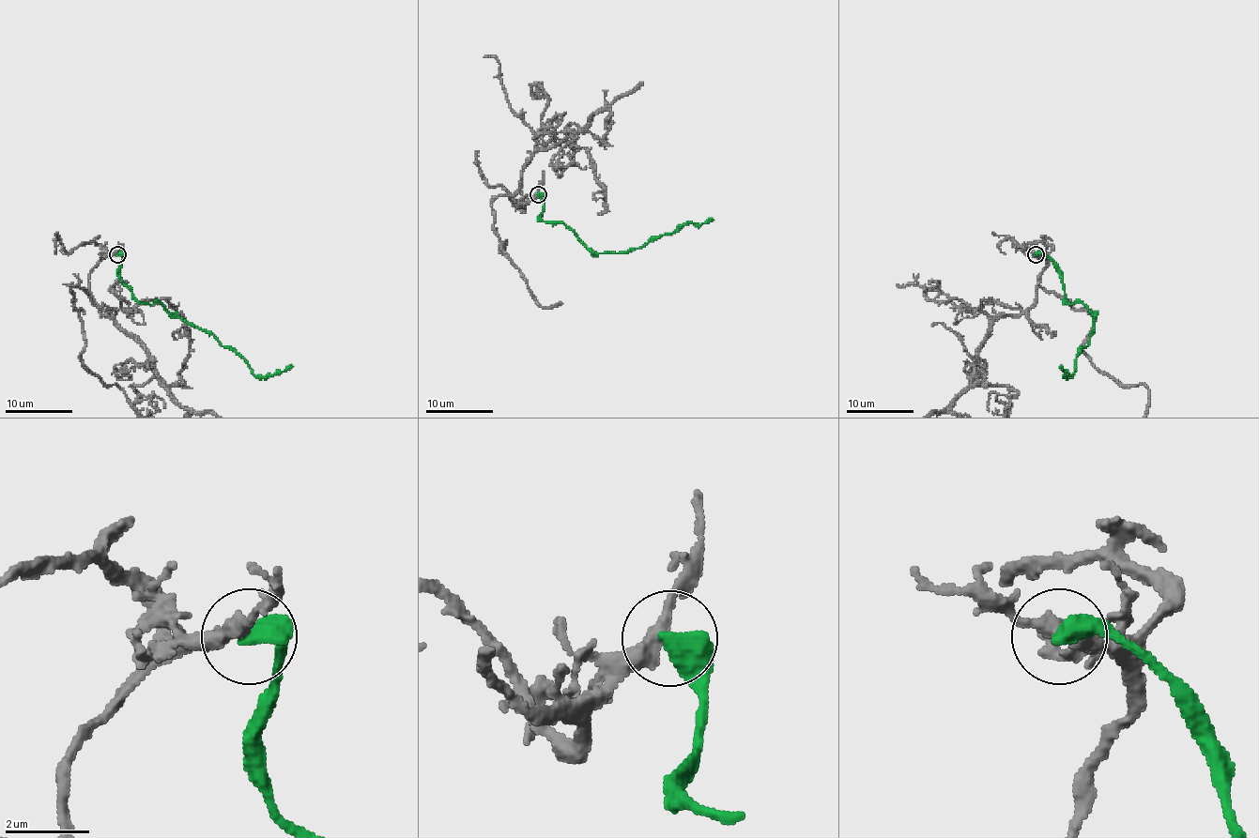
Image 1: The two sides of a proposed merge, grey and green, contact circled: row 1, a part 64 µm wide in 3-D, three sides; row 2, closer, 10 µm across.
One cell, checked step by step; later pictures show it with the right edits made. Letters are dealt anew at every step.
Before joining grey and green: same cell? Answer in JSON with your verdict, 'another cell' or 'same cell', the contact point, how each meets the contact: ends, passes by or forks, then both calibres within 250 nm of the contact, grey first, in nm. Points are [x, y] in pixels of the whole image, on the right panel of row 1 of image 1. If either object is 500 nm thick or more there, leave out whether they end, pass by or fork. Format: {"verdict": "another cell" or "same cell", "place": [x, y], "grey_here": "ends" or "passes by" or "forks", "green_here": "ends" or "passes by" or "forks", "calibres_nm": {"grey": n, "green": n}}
{"verdict": "another cell", "place": [1036, 254], "calibres_nm": {"grey": 360, "green": 600}}

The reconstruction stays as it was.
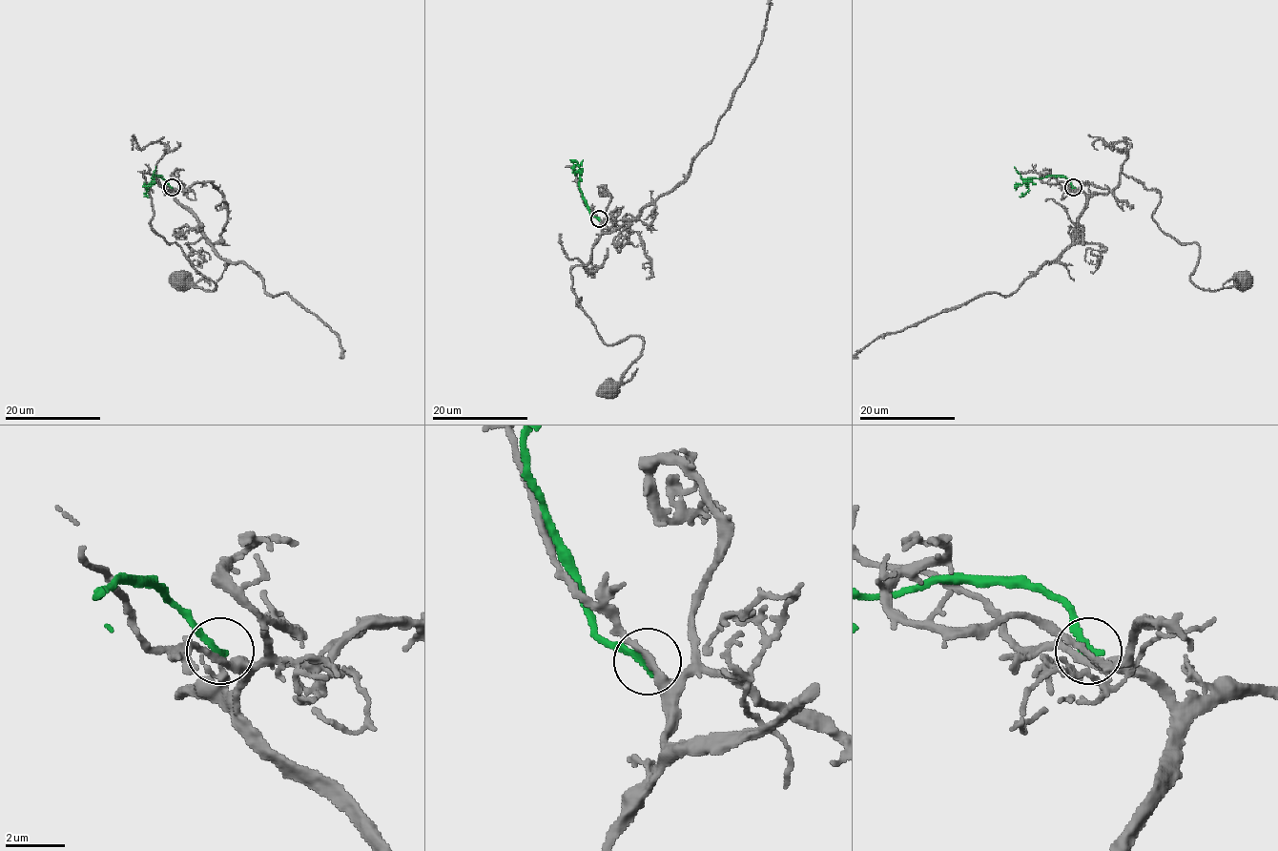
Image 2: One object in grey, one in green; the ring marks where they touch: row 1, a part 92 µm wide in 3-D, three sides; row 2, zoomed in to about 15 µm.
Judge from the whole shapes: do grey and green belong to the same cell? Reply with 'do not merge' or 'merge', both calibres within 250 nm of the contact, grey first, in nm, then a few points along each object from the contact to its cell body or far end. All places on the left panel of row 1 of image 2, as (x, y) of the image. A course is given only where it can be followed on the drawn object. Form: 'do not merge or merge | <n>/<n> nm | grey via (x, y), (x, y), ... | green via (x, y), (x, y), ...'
do not merge | 240/280 nm | grey via (171, 188), (175, 193), (166, 194), (143, 175), (151, 227), (216, 285), (181, 287), (184, 282) | green via (171, 187), (160, 176), (152, 178), (153, 182), (148, 187), (142, 185)

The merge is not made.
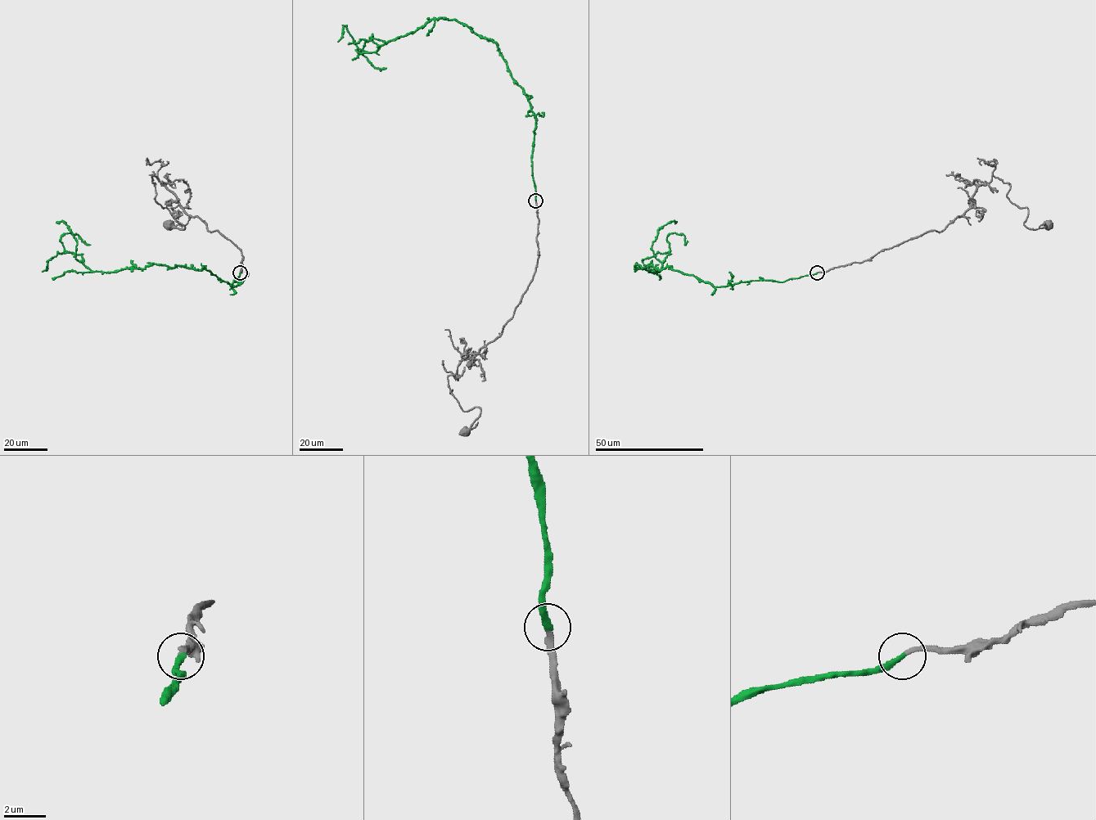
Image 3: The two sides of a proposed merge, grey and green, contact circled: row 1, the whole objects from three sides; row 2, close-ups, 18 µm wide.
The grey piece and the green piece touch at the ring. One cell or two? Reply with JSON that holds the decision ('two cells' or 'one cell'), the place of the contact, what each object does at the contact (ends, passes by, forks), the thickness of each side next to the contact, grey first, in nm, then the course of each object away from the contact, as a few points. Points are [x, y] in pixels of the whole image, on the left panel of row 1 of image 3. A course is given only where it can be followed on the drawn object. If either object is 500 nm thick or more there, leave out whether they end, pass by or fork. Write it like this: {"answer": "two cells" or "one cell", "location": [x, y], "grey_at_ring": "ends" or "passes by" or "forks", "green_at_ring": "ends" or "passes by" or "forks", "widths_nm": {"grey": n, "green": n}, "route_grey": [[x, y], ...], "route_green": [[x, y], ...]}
{"answer": "one cell", "location": [240, 272], "grey_at_ring": "ends", "green_at_ring": "ends", "widths_nm": {"grey": 220, "green": 280}, "route_grey": [[240, 272], [242, 260], [236, 245], [191, 217], [152, 176], [155, 200], [185, 227], [170, 225]], "route_green": [[240, 272], [232, 286], [204, 267], [92, 272], [60, 237], [76, 234], [90, 245]]}

